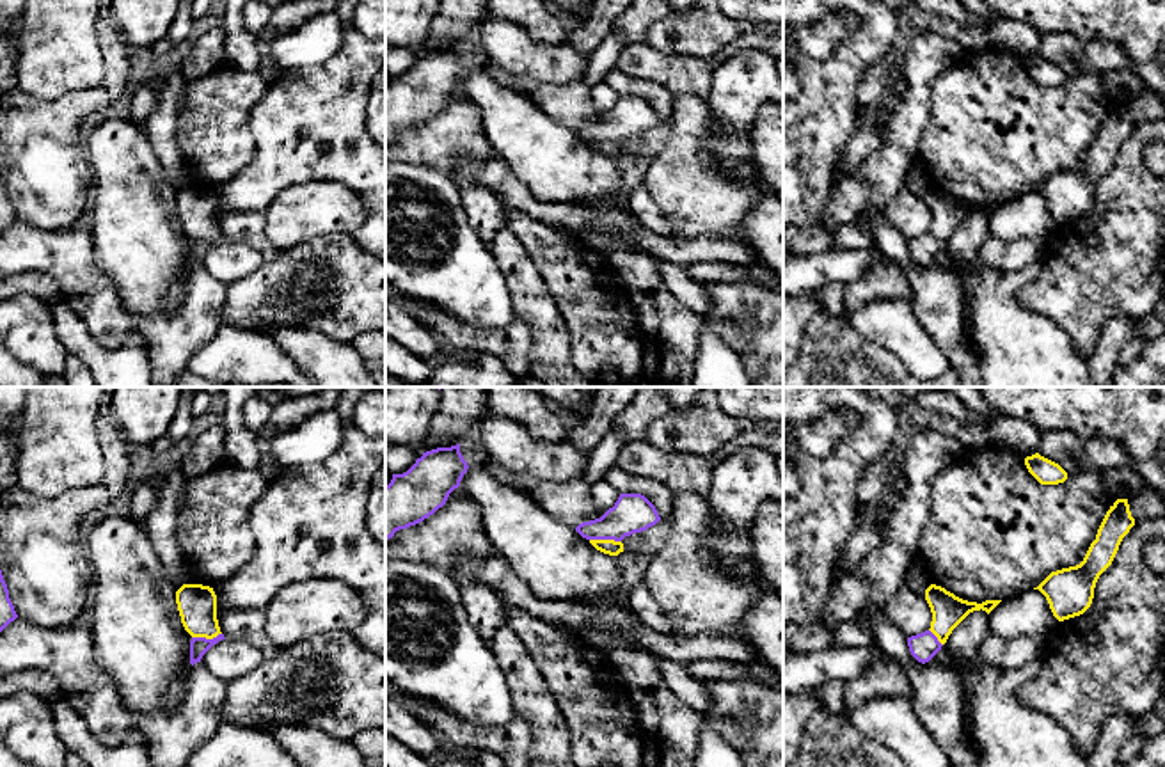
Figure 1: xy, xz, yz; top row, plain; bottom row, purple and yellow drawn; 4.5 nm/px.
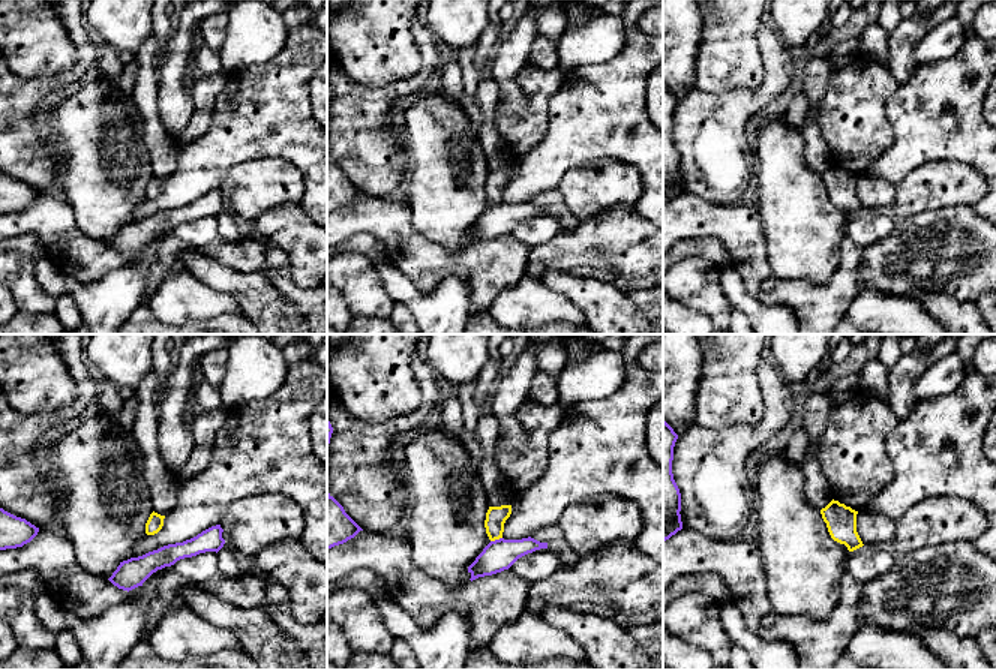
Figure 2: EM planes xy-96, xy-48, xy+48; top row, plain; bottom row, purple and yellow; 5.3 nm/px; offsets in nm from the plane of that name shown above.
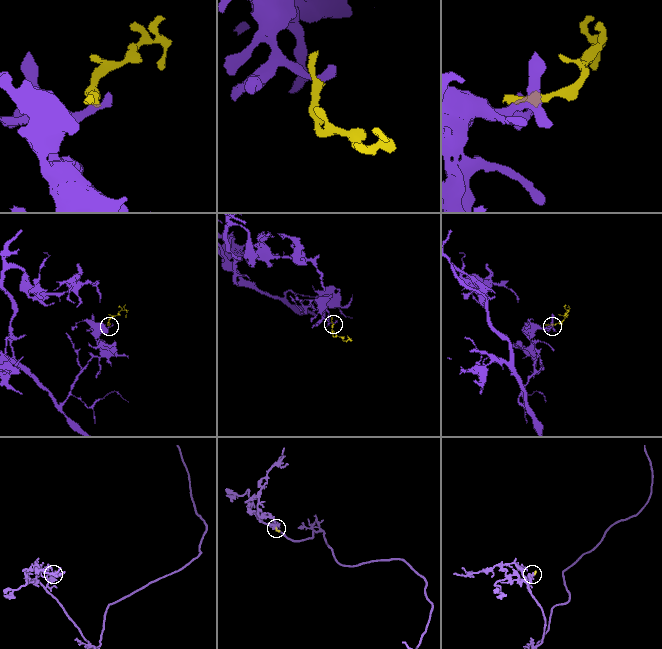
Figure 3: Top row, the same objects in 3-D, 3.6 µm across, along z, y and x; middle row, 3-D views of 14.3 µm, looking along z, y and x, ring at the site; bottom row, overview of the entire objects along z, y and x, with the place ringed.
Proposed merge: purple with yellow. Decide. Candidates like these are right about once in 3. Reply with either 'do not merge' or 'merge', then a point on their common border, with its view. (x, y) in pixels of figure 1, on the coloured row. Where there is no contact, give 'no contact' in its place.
do not merge; meets purple in xz at (606, 538)

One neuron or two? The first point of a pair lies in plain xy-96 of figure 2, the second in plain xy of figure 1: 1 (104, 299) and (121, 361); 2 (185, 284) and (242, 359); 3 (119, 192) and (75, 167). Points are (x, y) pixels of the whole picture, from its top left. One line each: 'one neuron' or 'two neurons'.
1: one neuron
2: one neuron
3: two neurons

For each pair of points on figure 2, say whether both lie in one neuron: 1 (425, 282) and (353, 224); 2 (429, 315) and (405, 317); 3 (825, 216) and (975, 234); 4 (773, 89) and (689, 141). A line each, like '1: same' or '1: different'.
1: same
2: different
3: different
4: same

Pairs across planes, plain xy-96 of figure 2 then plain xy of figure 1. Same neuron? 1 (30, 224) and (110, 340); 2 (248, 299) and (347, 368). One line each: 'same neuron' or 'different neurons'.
1: same neuron
2: same neuron

